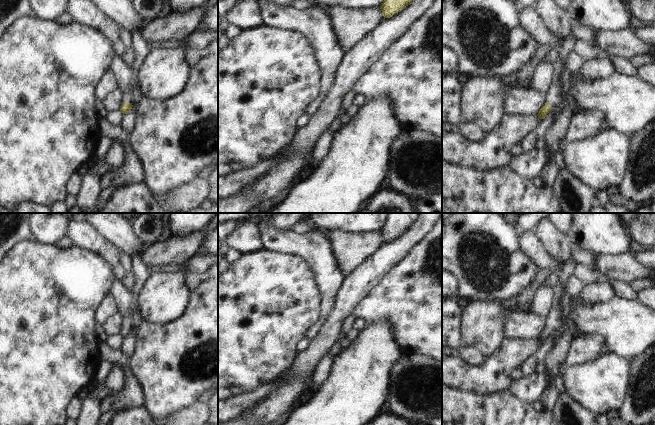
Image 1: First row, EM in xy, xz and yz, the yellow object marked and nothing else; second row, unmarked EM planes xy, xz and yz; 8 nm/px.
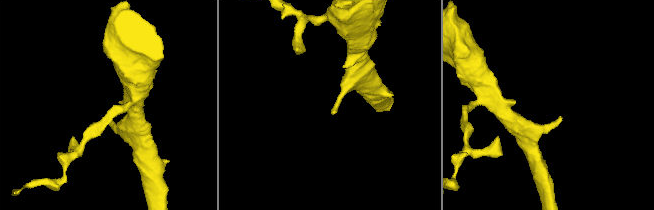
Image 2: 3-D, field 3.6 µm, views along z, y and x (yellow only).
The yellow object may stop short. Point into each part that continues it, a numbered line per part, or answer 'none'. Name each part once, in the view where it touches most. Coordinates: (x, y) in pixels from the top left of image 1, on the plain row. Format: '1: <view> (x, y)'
1: yz (554, 320)

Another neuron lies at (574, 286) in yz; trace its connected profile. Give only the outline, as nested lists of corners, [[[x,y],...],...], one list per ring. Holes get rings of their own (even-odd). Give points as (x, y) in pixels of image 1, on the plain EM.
[[[573,275],[566,285],[566,288],[572,296],[572,298],[579,297],[584,287],[584,284],[576,275]]]

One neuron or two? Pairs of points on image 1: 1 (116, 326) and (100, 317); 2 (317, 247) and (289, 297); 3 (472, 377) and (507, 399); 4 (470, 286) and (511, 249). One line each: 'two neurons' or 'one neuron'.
1: two neurons
2: two neurons
3: two neurons
4: one neuron

